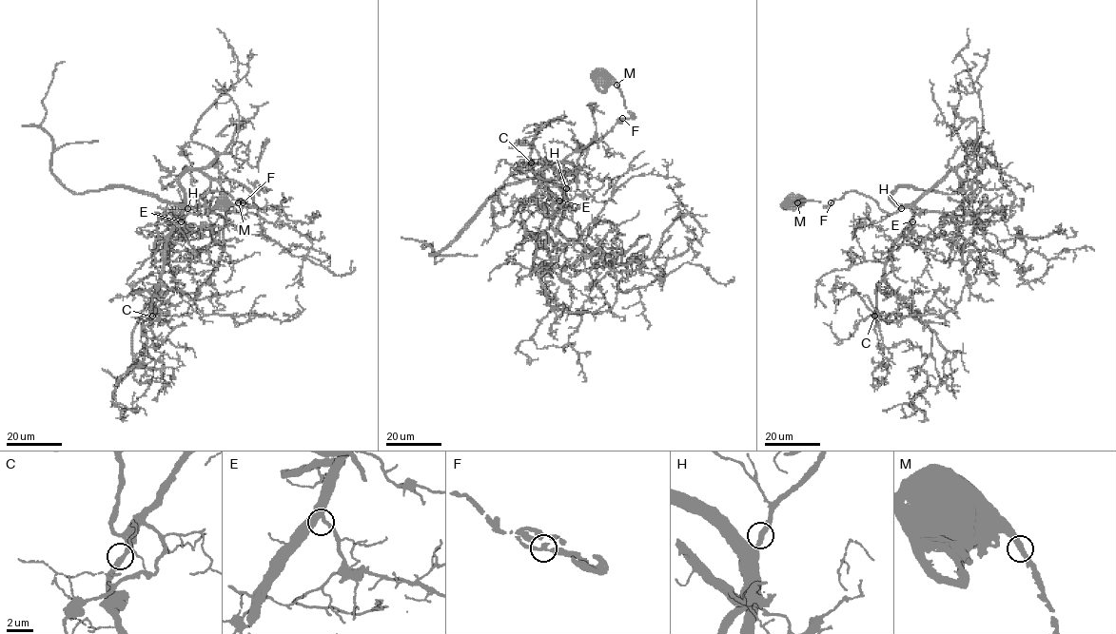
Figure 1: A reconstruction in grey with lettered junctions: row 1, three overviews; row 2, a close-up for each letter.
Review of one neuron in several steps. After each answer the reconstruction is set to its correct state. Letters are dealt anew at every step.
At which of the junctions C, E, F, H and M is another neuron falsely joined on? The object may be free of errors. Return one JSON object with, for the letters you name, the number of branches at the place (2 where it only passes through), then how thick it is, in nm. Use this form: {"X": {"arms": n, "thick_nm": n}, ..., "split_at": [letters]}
{"split_at": []}

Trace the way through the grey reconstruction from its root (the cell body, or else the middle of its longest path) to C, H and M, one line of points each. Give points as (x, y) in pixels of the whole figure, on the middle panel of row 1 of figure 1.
C: (603, 77), (616, 85), (631, 117), (584, 150), (561, 201), (540, 172), (546, 163), (531, 163)
H: (603, 77), (616, 85), (631, 117), (621, 118), (584, 150), (577, 161), (578, 173), (566, 188)
M: (603, 77), (609, 77), (616, 85)

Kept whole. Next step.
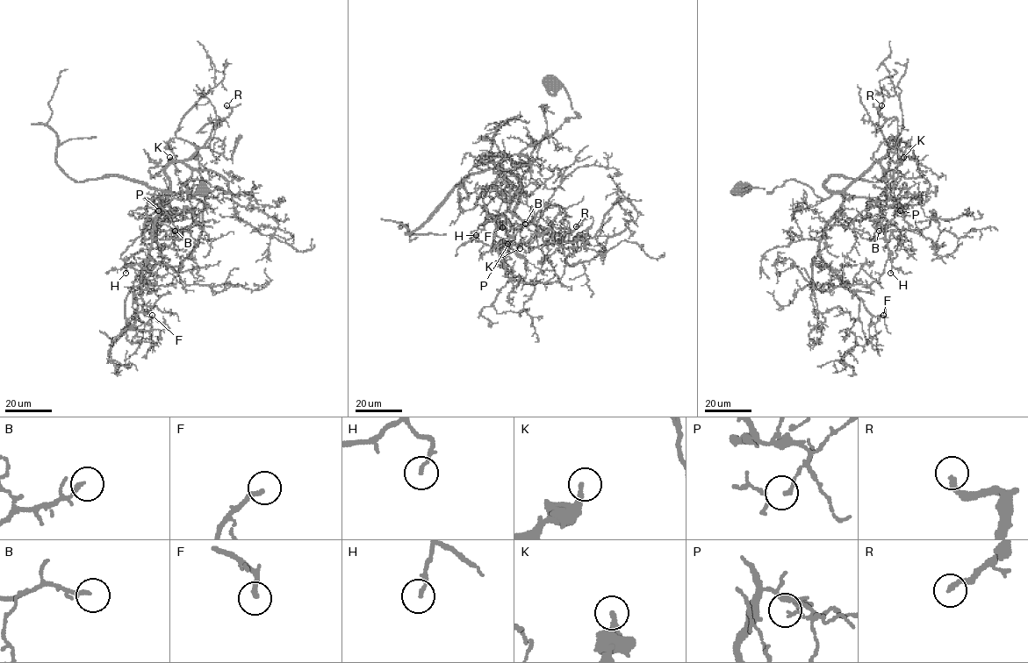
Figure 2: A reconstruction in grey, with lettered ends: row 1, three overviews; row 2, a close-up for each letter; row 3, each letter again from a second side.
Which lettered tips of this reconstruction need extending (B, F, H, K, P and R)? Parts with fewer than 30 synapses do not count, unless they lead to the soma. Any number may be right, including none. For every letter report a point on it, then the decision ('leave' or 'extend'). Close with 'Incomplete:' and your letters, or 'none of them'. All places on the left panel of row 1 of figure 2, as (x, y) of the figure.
B: at (175, 231); leave
F: at (152, 315); extend
H: at (125, 273); leave
K: at (169, 157); leave
P: at (158, 210); leave
R: at (226, 105); extend
Incomplete: F, R

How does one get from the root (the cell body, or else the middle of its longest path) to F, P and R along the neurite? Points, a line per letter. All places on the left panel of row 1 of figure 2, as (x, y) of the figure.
F: (204, 188), (226, 192), (192, 180), (154, 222), (133, 293), (139, 318), (152, 315)
P: (204, 188), (226, 192), (192, 180), (182, 186), (179, 199), (171, 194), (144, 199), (160, 204), (158, 210)
R: (204, 188), (226, 192), (192, 180), (175, 198), (165, 169), (205, 144), (218, 118), (231, 112), (226, 105)

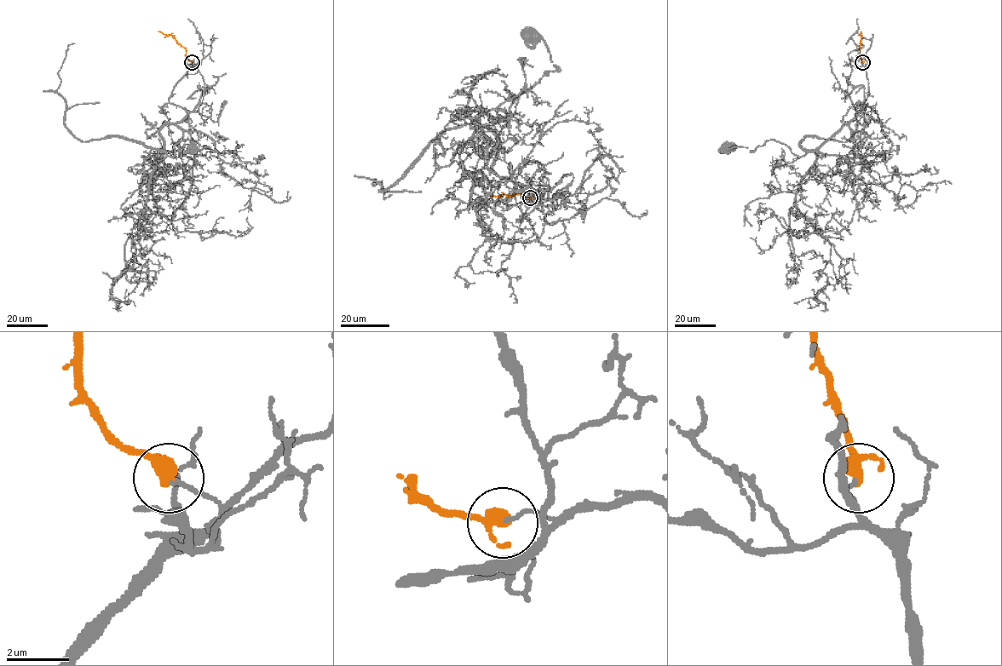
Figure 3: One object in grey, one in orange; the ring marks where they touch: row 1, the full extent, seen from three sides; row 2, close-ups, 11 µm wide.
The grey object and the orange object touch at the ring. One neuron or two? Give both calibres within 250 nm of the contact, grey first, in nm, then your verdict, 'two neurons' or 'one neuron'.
110 nm thick on the grey side, 340 nm on the other; two neurons

